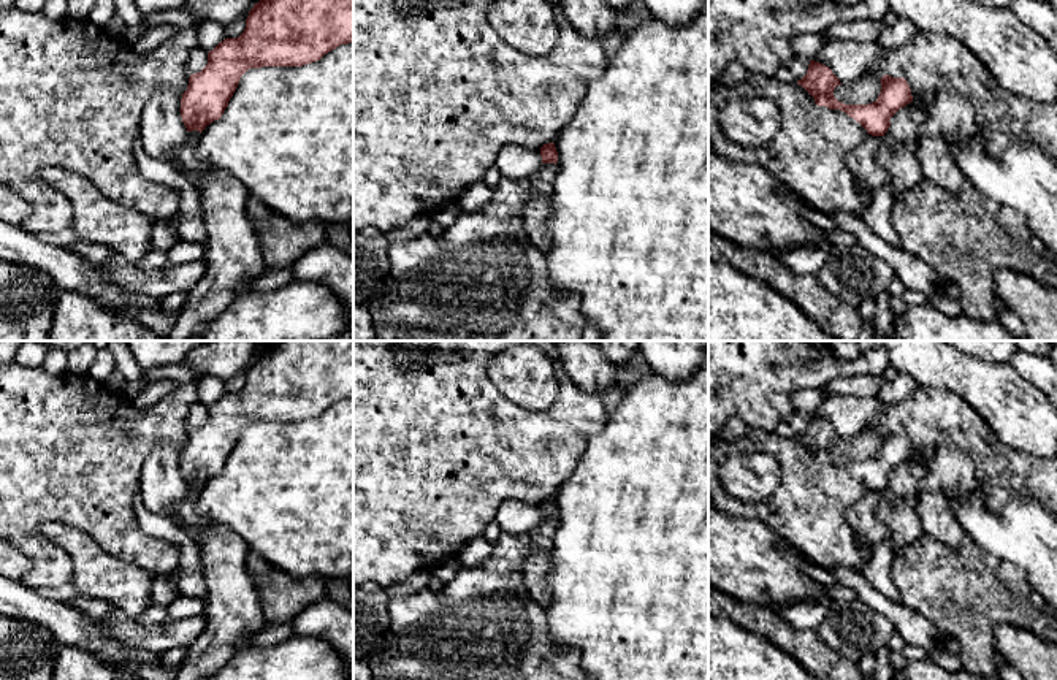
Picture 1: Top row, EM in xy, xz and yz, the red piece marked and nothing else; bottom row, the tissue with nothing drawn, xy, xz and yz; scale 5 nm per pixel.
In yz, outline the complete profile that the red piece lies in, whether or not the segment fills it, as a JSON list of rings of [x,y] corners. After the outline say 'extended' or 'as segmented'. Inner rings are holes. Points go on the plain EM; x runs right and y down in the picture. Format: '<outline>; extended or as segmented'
[[[810,415],[807,430],[797,436],[815,453],[818,461],[840,464],[859,477],[868,490],[884,491],[891,482],[891,472],[911,458],[913,450],[903,433],[884,430],[880,437],[881,447],[873,458],[845,460],[834,452],[835,442],[841,439],[840,434],[822,418]]]; as segmented

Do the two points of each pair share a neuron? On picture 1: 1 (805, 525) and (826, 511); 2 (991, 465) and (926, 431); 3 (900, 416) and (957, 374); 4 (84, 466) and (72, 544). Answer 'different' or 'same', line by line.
1: same
2: same
3: different
4: different

